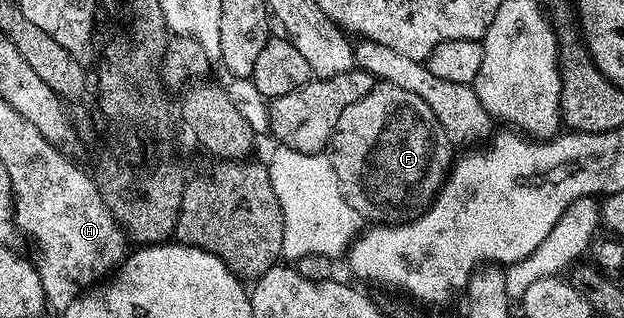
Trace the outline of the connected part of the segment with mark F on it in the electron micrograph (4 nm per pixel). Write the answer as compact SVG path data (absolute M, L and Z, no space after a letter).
M375 83L374 88L364 94L336 122L328 145L332 170L336 170L336 182L340 182L340 194L366 222L394 222L398 212L414 208L418 203L429 201L446 183L446 177L456 159L456 145L450 141L444 126L436 118L432 106L422 98L416 98L412 90L404 90L395 84Z

